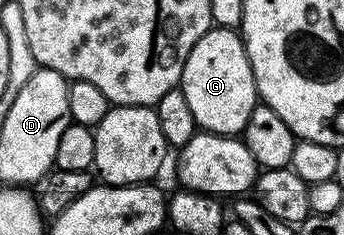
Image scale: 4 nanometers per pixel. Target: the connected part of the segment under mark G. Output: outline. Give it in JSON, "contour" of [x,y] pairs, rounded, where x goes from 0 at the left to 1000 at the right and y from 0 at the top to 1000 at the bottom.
{"contour":[[[622,119],[599,136],[544,238],[520,379],[544,409],[544,443],[555,443],[555,477],[567,477],[567,511],[587,557],[657,579],[698,574],[718,528],[718,494],[730,494],[730,477],[753,443],[735,294],[698,140],[677,119]]]}

